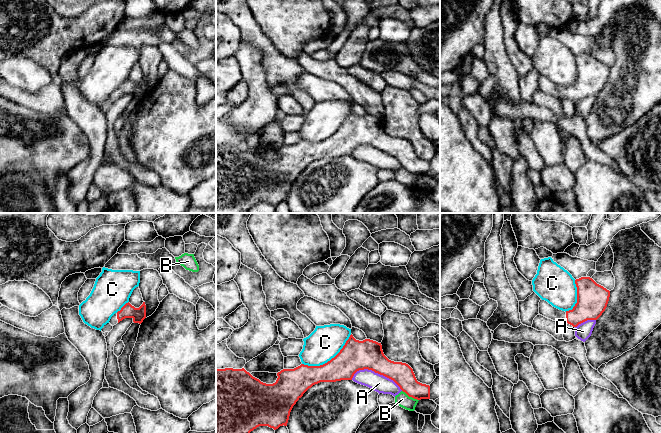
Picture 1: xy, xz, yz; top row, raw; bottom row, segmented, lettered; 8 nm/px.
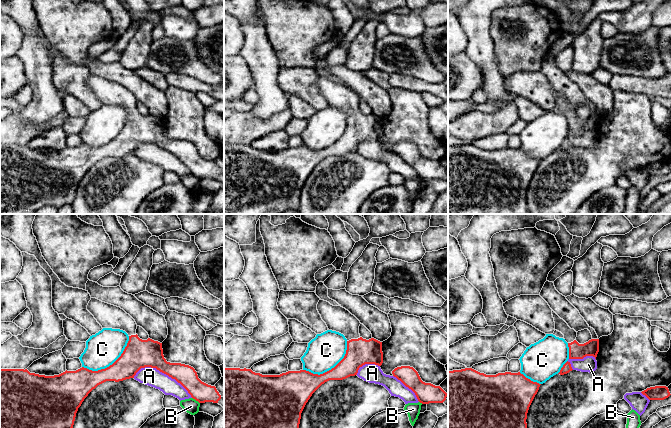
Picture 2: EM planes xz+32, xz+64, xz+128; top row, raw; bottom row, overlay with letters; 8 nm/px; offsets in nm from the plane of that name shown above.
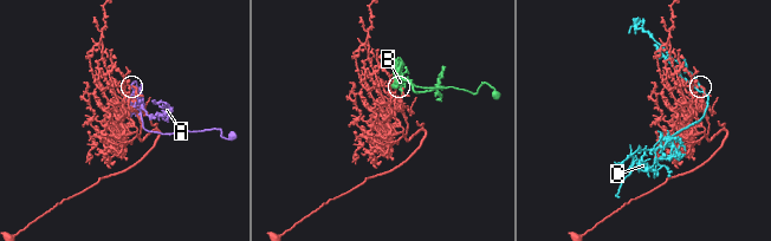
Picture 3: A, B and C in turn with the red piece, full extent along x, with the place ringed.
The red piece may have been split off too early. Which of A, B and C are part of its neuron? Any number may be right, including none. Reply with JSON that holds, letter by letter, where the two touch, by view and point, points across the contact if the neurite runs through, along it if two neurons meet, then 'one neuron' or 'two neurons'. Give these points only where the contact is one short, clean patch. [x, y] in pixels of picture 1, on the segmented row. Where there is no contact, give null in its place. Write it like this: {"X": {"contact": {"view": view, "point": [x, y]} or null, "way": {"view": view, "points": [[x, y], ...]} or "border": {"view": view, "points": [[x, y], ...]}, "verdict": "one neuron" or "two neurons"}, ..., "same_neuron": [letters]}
{"A": {"contact": {"view": "xz", "point": [376, 372]}, "verdict": "two neurons"}, "B": {"contact": {"view": "xz", "point": [410, 396]}, "verdict": "two neurons"}, "C": {"contact": {"view": "xz", "point": [330, 360]}, "verdict": "two neurons"}, "same_neuron": []}

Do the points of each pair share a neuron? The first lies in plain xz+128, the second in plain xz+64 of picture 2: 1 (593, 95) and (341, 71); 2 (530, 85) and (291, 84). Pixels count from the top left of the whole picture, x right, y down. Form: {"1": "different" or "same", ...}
{"1": "same", "2": "same"}

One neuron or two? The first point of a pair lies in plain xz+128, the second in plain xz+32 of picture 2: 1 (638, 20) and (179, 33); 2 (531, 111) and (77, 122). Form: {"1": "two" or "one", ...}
{"1": "one", "2": "two"}

